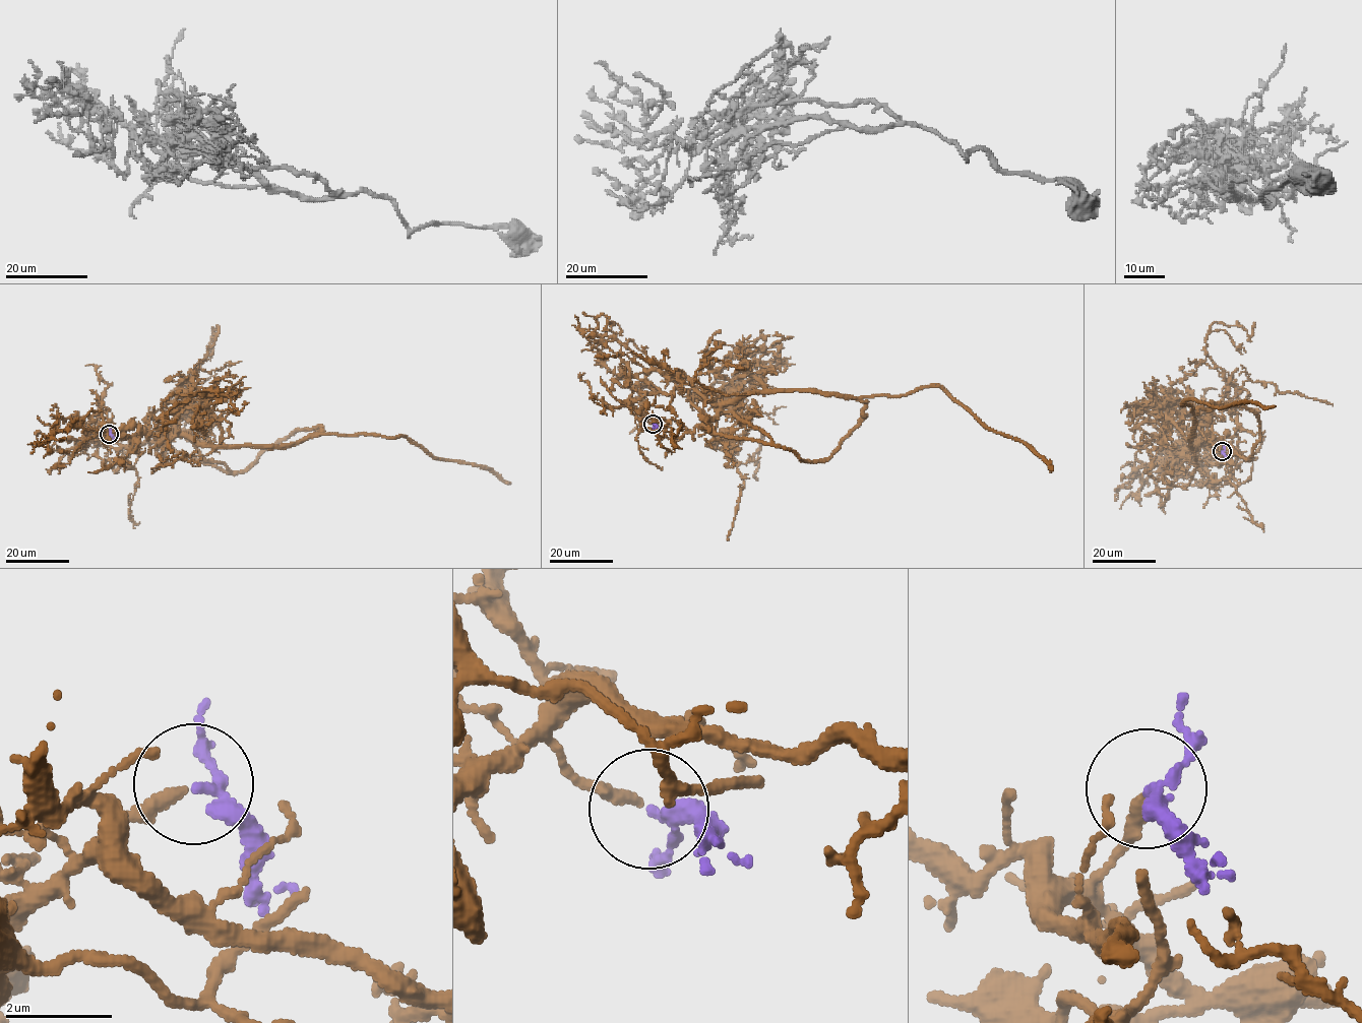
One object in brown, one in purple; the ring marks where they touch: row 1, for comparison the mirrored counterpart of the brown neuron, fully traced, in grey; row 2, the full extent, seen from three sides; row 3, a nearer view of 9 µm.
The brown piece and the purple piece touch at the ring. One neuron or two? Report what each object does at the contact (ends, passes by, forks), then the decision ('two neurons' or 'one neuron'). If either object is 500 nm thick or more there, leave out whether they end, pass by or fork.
brown ends there; purple passes by; one neuron

